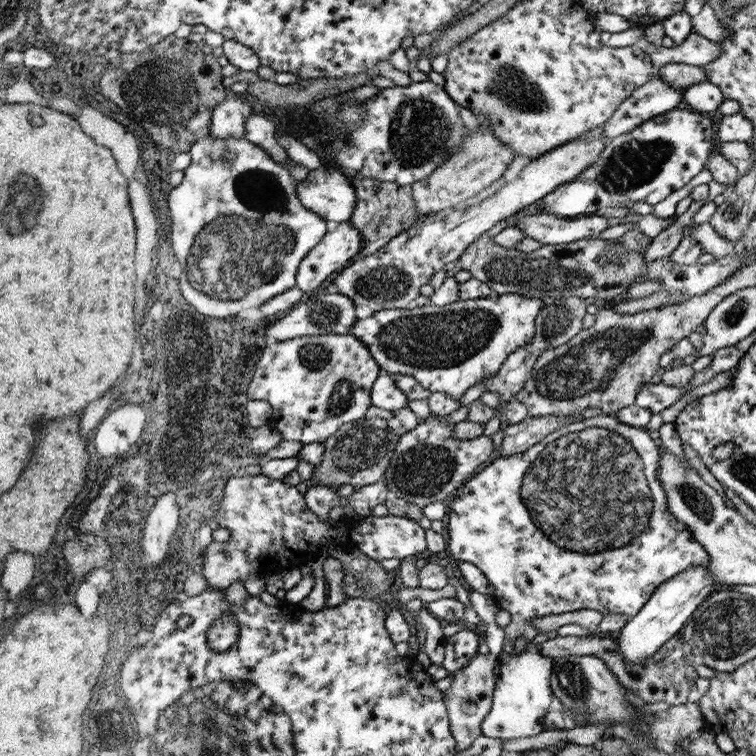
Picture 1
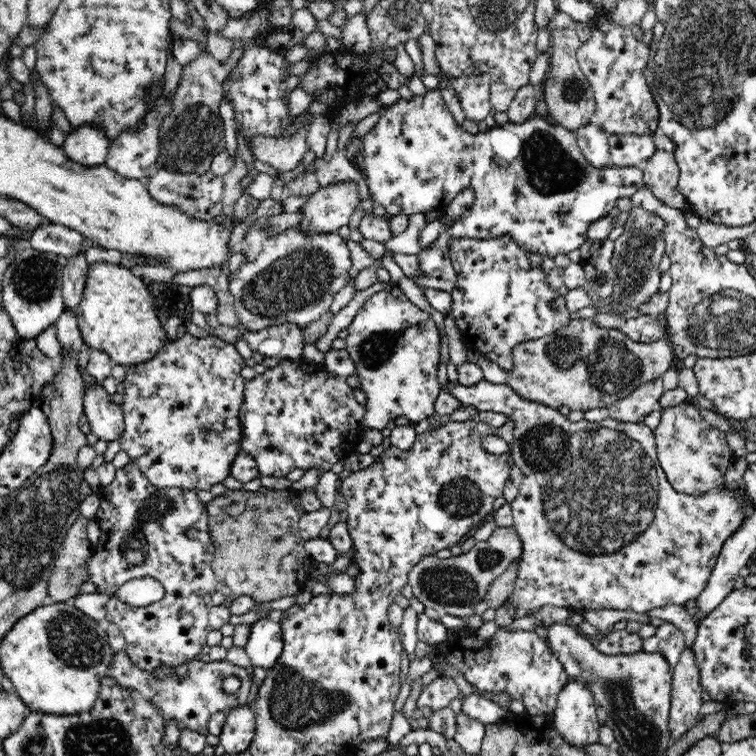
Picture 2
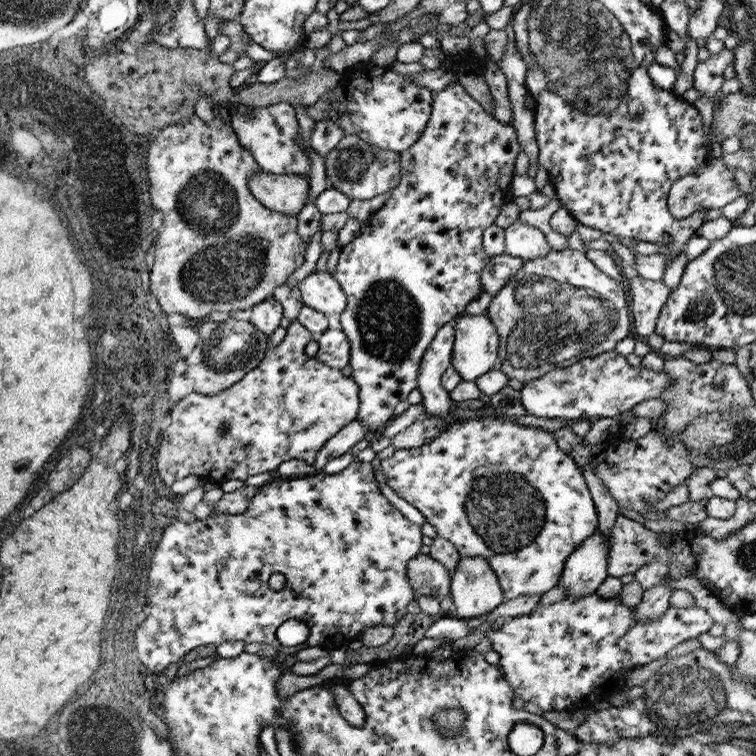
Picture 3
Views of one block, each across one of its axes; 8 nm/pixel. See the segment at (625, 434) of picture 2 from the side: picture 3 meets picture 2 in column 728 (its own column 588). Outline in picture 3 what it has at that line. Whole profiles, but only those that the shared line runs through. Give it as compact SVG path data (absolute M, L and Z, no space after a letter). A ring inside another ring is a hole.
M455 319L442 326L436 334L436 338L430 342L430 346L424 351L421 358L421 363L418 369L417 389L422 393L425 416L442 416L448 417L451 424L447 424L447 428L443 428L443 432L439 432L434 440L426 445L422 445L418 449L400 449L395 450L390 458L381 460L381 468L386 475L386 482L392 490L406 500L408 504L412 504L424 515L425 522L432 524L437 530L437 533L446 540L449 540L461 555L466 556L480 556L482 560L486 560L487 564L494 571L498 577L500 586L503 590L503 600L508 601L522 595L543 595L548 592L550 588L560 584L561 572L564 568L568 555L576 552L582 544L584 544L593 532L598 530L598 513L595 508L594 501L591 497L590 489L587 487L586 481L582 476L581 468L567 455L558 445L553 434L545 431L542 428L530 428L526 425L522 426L516 422L501 419L500 417L488 417L487 414L477 418L470 418L463 420L463 418L456 418L454 414L450 413L452 400L449 392L442 386L441 376L444 371L451 366L451 354L454 344L454 324Z

